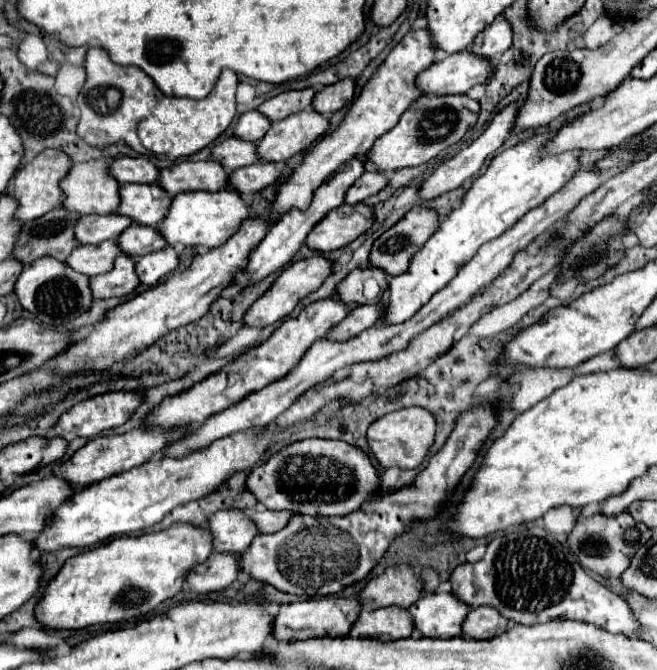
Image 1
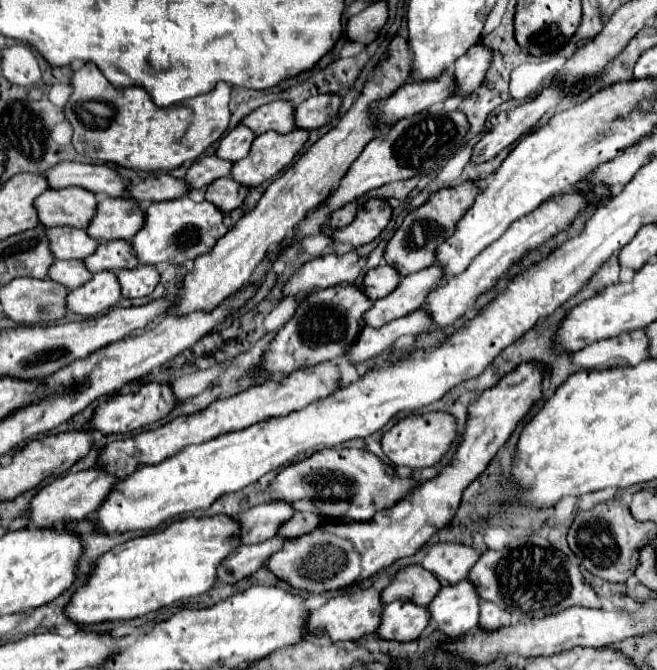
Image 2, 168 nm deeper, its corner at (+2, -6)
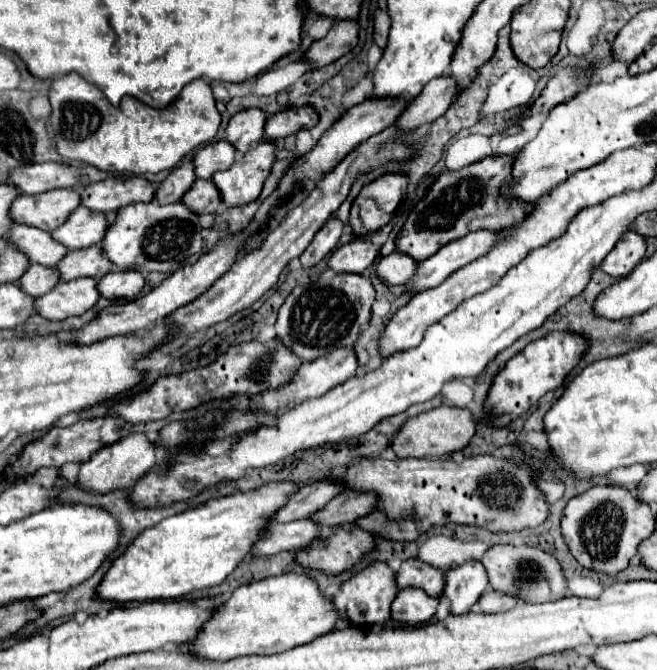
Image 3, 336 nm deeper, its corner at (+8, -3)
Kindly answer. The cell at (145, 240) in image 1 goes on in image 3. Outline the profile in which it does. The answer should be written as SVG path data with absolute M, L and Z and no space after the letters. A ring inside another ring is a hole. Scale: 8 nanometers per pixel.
M99 245L79 249L79 251L69 251L57 263L61 281L73 281L73 279L79 279L79 277L101 279L105 273L111 271L111 267L113 267L111 261L107 261L107 257L103 257Z

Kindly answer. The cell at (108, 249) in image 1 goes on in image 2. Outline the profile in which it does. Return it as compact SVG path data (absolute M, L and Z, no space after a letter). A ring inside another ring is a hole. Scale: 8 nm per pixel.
M57 260L51 268L49 268L49 278L65 284L67 288L77 288L85 282L89 282L93 278L93 274L89 270L85 270L83 260Z

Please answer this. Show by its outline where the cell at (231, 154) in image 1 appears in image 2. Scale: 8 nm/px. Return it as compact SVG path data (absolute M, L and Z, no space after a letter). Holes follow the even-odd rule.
M217 154L213 156L205 156L201 158L199 162L195 162L185 180L189 182L189 188L203 188L207 184L211 184L213 180L217 178L223 178L223 176L229 176L231 174L231 168L233 168L233 162L227 162L227 160L221 160Z

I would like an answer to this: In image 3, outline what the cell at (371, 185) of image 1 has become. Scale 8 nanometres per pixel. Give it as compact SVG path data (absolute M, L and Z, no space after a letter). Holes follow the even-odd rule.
M331 217L331 219L315 233L313 241L311 241L309 247L305 249L305 253L299 257L303 269L315 267L321 259L325 259L329 253L333 253L333 249L337 247L339 237L341 237L341 233L343 233L343 229L345 229L345 225L343 225L339 219Z

